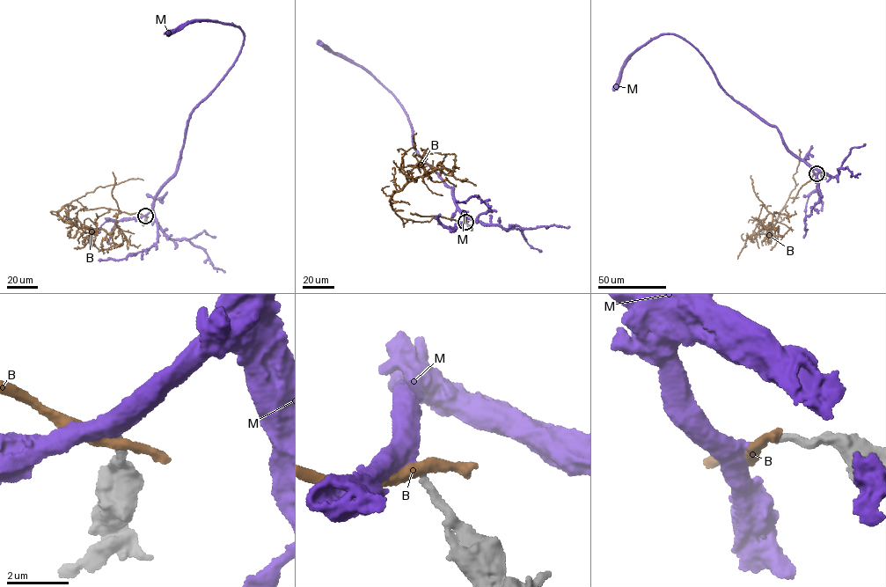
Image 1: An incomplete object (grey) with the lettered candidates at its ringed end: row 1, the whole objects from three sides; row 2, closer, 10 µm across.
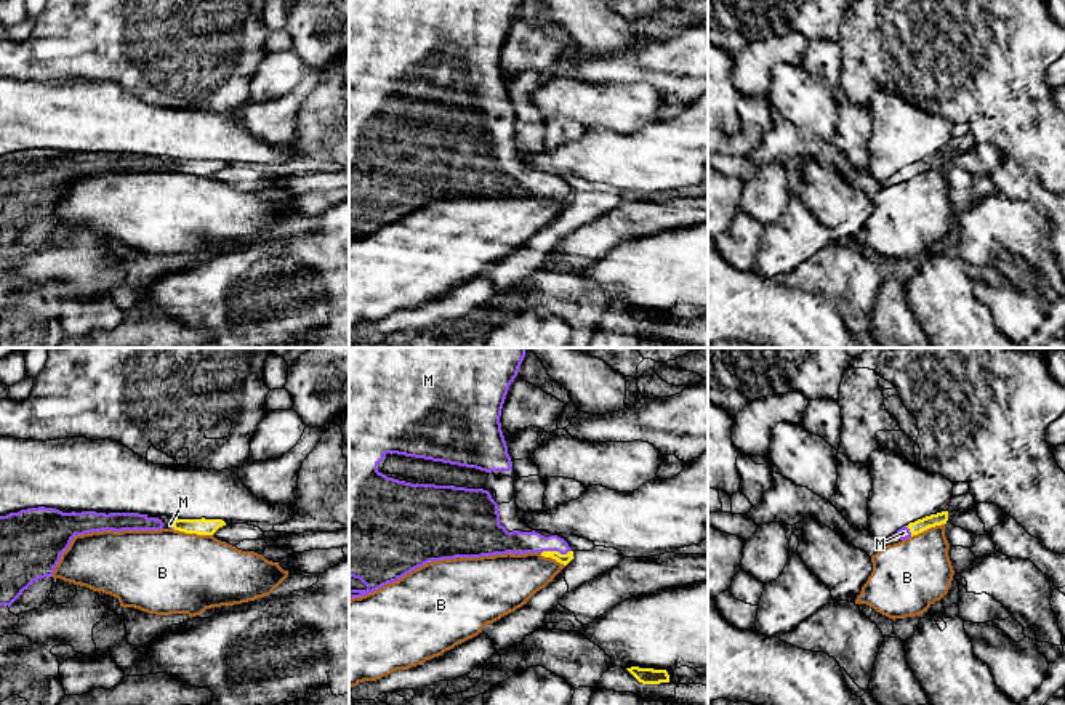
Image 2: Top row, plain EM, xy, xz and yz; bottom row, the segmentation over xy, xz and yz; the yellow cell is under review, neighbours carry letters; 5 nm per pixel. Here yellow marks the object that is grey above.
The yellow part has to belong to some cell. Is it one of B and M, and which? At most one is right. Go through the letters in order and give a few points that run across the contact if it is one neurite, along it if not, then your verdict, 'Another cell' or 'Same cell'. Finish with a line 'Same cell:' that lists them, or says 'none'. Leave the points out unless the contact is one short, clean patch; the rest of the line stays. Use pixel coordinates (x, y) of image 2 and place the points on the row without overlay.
B: Line: xy (173, 169), (183, 173), (212, 177). Another cell
M: Line: xz (564, 201), (556, 193), (535, 183), (516, 183). Same cell
Same cell: M

